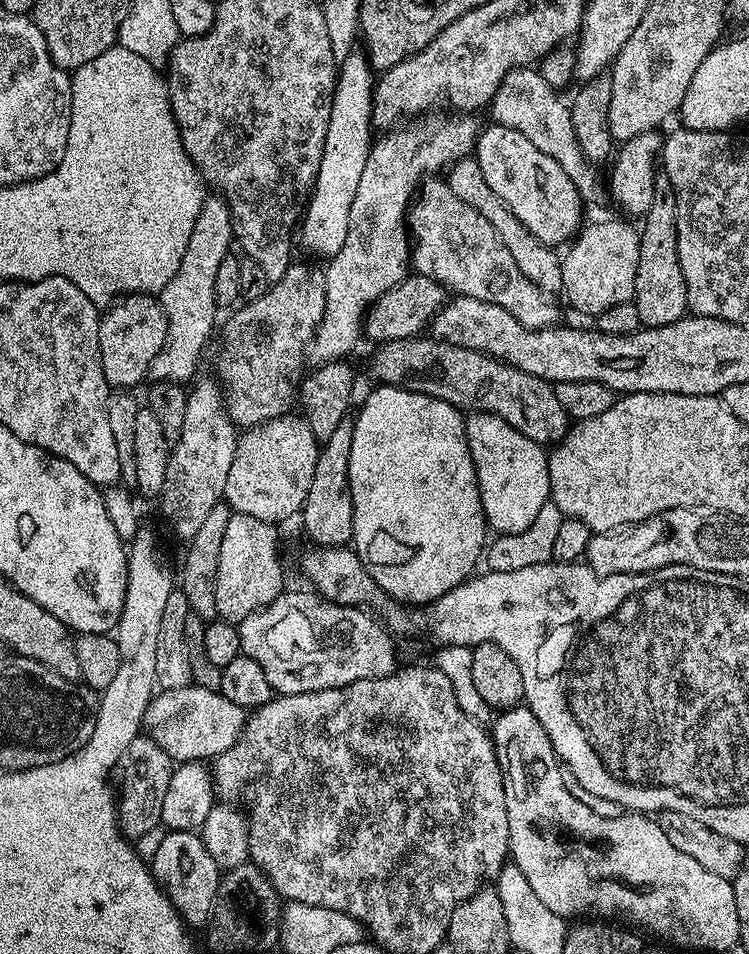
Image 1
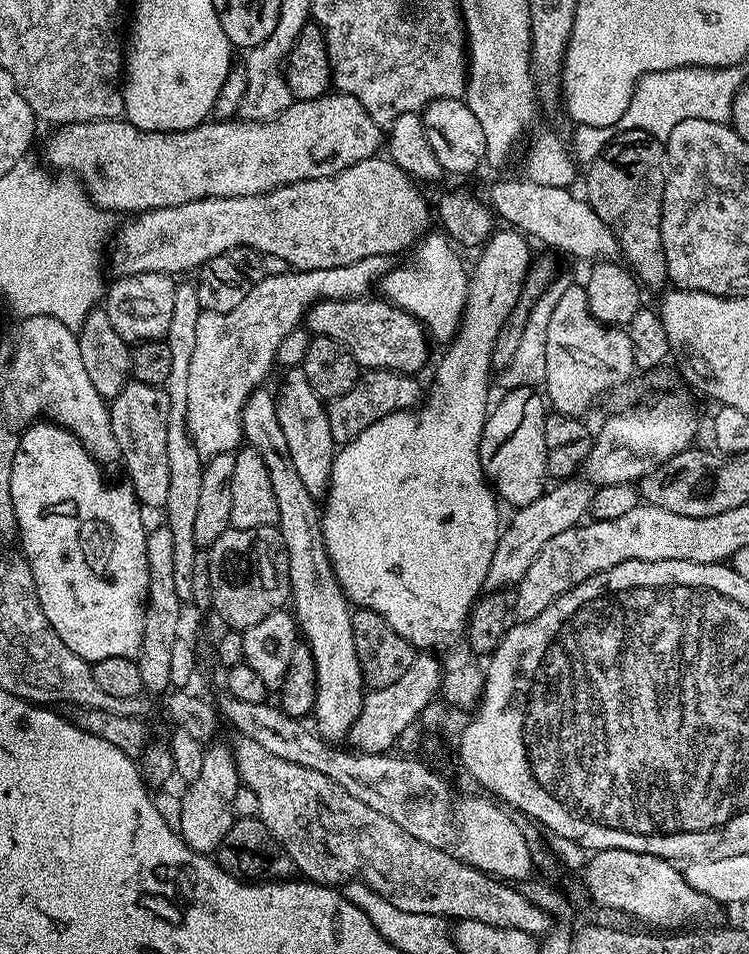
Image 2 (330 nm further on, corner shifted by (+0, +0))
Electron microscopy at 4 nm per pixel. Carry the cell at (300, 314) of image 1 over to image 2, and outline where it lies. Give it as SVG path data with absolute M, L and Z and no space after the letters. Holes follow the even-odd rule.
M368 370L356 381L348 395L327 401L326 411L333 445L349 444L354 438L358 438L358 434L362 434L362 430L366 430L366 426L374 426L374 422L395 412L407 412L417 407L422 400L422 388L420 392L420 384L416 379L415 375L402 372Z

